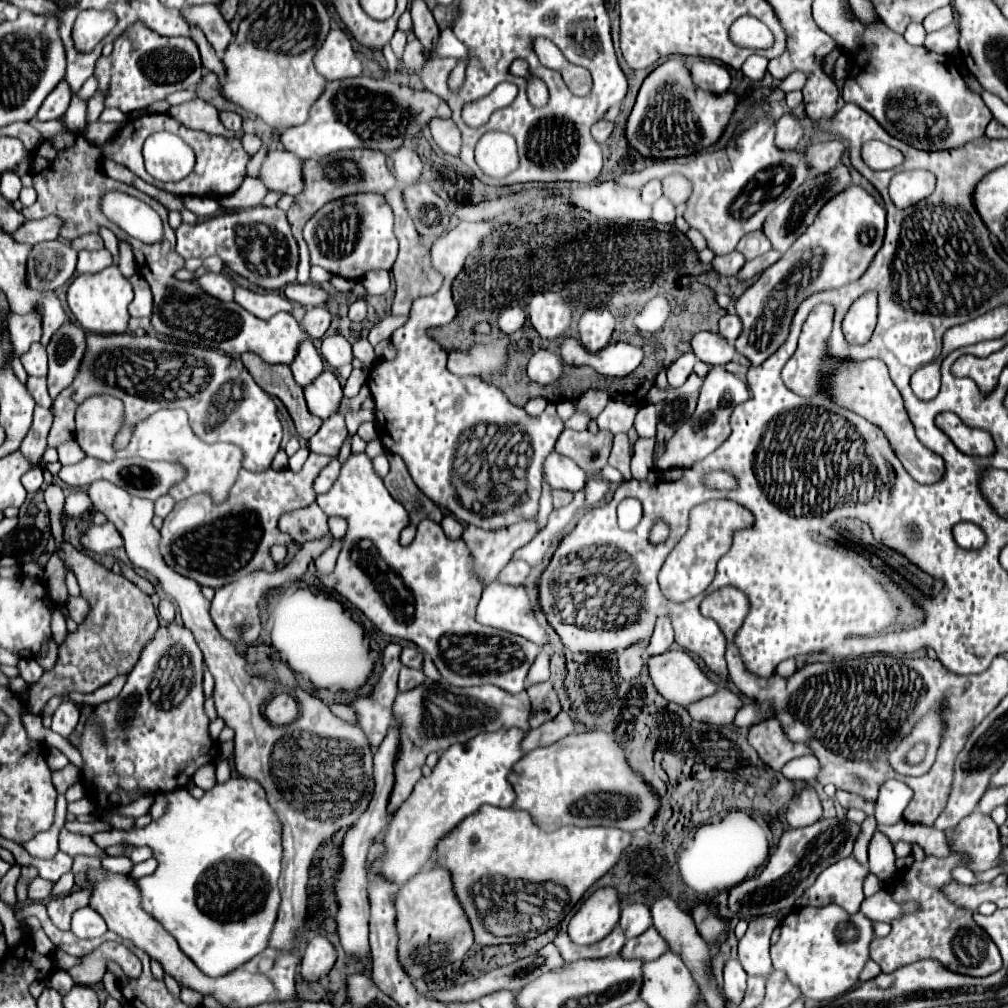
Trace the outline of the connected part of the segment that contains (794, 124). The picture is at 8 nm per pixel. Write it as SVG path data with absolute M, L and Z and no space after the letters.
M788 113L788 115L778 119L778 123L776 123L776 137L774 137L776 147L780 147L782 151L796 149L802 137L804 137L804 129L802 129L800 121L794 115Z

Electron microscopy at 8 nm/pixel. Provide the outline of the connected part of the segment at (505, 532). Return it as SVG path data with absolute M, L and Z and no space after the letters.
M516 523L508 529L484 531L478 527L466 527L462 539L472 555L472 567L484 587L496 579L496 573L512 559L512 553L530 543L538 533L538 523Z

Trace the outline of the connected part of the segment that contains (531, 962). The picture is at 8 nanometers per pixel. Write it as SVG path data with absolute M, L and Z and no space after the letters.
M548 943L548 945L542 947L538 953L530 955L530 957L526 957L526 959L520 959L520 961L516 961L516 963L512 963L512 965L506 965L506 967L498 967L498 969L494 969L494 971L490 971L490 973L486 973L486 975L474 979L474 981L464 983L464 985L458 985L458 987L452 987L452 989L446 989L446 991L436 991L436 993L432 993L432 997L442 999L444 1003L448 1003L448 1001L474 1001L474 999L480 999L482 995L488 995L488 993L500 991L500 989L508 989L508 991L516 993L520 987L524 987L526 983L534 981L534 979L540 977L542 973L548 973L548 971L558 969L558 967L562 967L562 965L564 965L564 959L562 959L560 951L556 949L554 943Z

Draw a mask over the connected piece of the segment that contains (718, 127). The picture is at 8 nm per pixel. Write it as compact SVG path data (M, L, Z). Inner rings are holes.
M670 59L658 65L642 83L632 113L626 121L626 141L640 157L672 159L692 155L700 149L714 145L726 131L736 105L746 99L748 93L714 95L698 89L688 73L688 67L680 59Z

